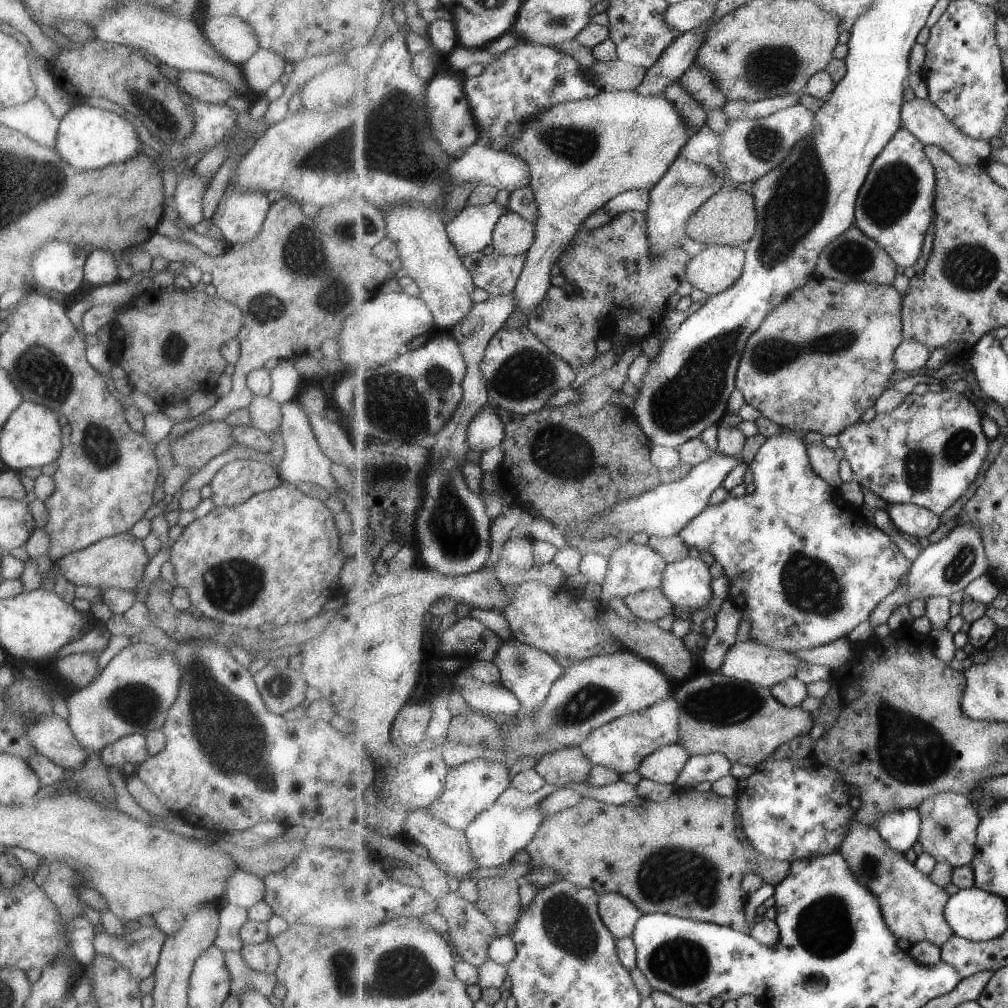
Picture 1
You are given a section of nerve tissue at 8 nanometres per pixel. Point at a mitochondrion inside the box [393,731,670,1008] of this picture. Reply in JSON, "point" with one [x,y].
{"point":[565,920]}

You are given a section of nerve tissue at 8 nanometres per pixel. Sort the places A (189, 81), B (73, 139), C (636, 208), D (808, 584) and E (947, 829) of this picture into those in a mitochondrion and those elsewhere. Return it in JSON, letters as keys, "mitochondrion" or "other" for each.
{"A":"other","B":"other","C":"other","D":"mitochondrion","E":"mitochondrion"}

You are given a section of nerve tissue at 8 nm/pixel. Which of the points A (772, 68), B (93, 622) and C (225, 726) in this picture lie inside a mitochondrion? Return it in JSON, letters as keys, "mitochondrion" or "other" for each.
{"A":"mitochondrion","B":"other","C":"mitochondrion"}

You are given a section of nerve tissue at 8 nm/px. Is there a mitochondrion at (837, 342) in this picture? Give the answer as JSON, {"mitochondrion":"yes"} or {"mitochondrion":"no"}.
{"mitochondrion":"yes"}

